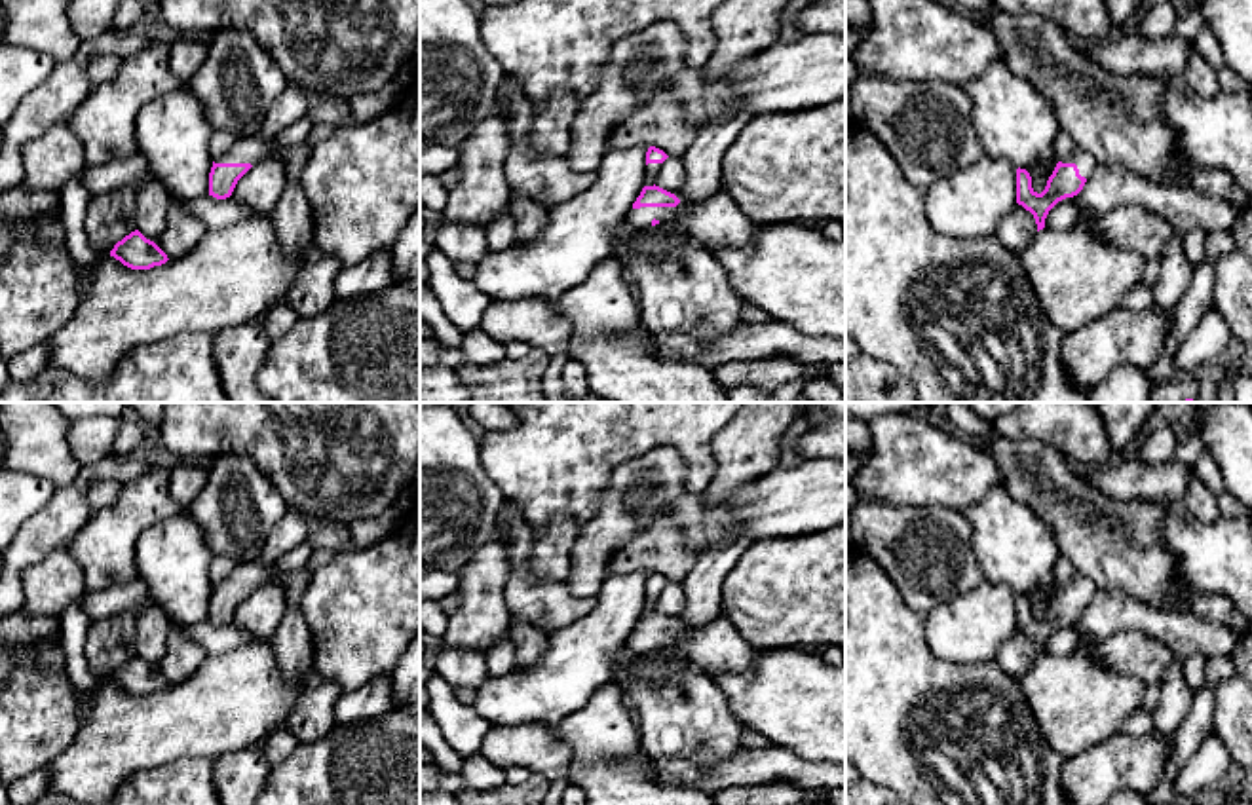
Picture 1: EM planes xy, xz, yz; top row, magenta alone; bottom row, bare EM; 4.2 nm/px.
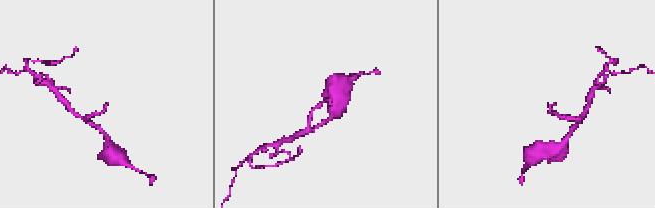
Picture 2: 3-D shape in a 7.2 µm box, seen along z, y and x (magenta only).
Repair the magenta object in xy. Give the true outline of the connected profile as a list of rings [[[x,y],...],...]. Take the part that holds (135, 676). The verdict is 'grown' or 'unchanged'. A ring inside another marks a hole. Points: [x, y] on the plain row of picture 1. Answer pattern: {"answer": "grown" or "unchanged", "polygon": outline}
{"answer": "unchanged", "polygon": [[[139,655],[118,666],[110,676],[110,682],[131,695],[150,695],[169,685],[167,680],[154,666],[146,665]]]}

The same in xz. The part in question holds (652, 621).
{"answer": "grown", "polygon": [[[655,609],[644,611],[627,640],[627,649],[644,655],[667,646],[678,646],[690,665],[709,676],[743,672],[758,657],[724,613],[699,628],[688,628],[678,617],[667,617]]]}

